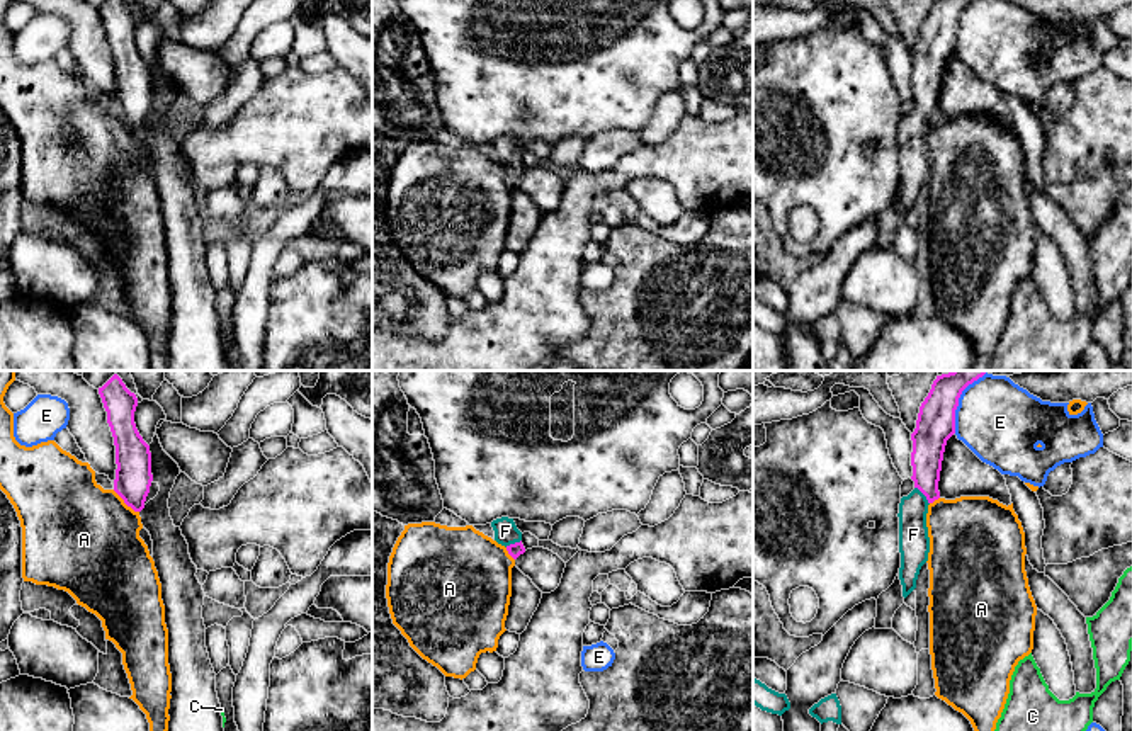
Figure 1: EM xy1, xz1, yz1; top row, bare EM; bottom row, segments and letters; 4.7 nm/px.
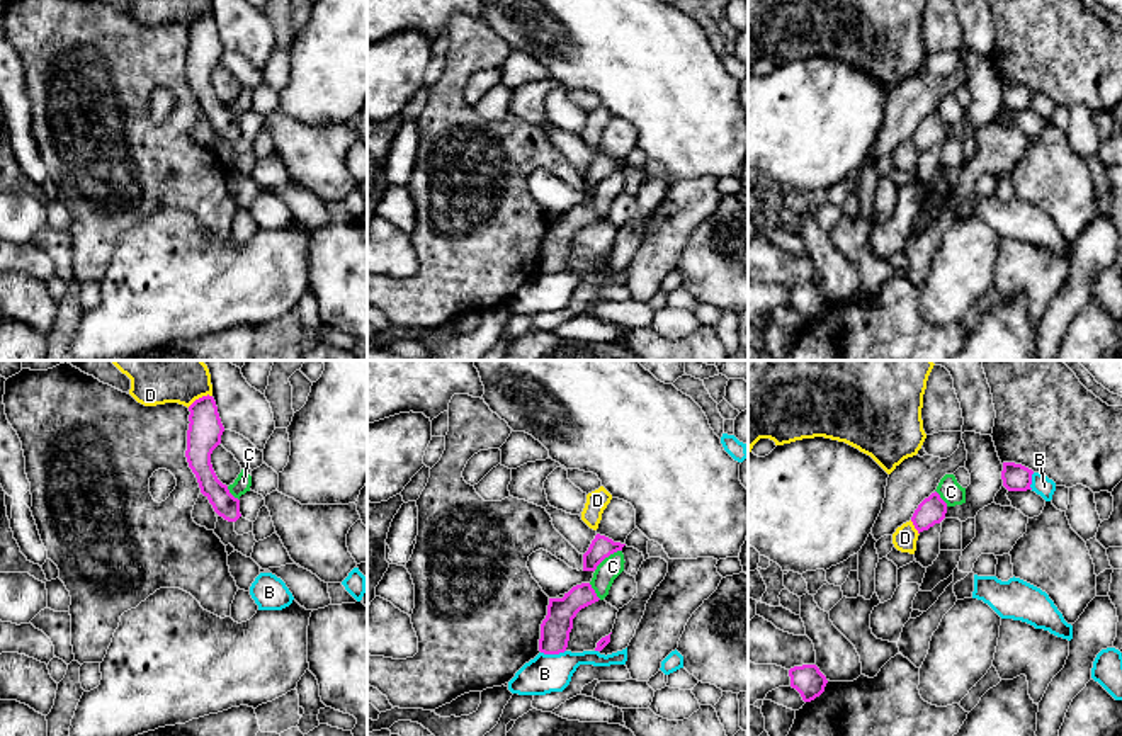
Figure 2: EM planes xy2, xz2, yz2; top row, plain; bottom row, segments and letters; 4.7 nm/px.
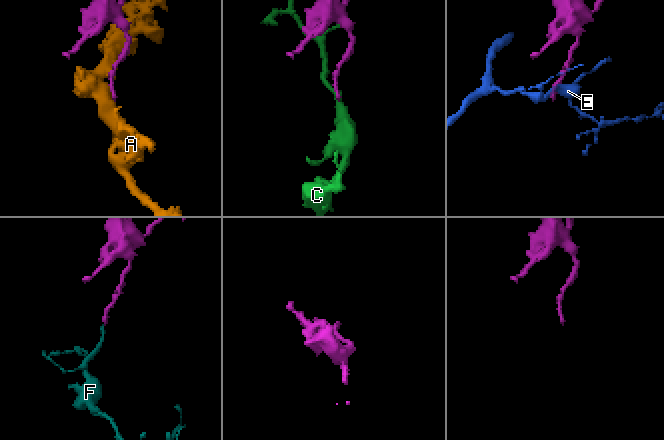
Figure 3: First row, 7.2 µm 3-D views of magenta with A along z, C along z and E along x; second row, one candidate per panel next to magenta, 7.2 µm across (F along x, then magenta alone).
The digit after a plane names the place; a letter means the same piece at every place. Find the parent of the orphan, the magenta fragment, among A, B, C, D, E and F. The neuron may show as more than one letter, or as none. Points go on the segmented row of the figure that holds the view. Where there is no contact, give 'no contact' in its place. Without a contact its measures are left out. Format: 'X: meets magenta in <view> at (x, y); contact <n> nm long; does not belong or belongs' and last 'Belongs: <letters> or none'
A: meets magenta in xy1 at (126, 504); contact 170 nm long; does not belong
B: meets magenta in xz2 at (553, 653); contact 120 nm long; does not belong
C: meets magenta in xz2 at (607, 556); contact 170 nm long; does not belong
D: meets magenta in xy2 at (199, 398); contact 130 nm long; does not belong
E: meets magenta in yz1 at (957, 400); contact 320 nm long; does not belong
F: meets magenta in yz1 at (923, 493); contact 110 nm long; belongs
Belongs: F

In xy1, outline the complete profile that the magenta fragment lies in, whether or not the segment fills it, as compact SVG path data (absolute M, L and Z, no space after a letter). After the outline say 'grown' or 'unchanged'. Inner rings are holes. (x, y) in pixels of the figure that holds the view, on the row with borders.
M117 374L99 388L99 394L107 411L107 423L116 445L114 491L127 507L141 512L153 474L150 445L143 440L134 423L138 398Z | unchanged

